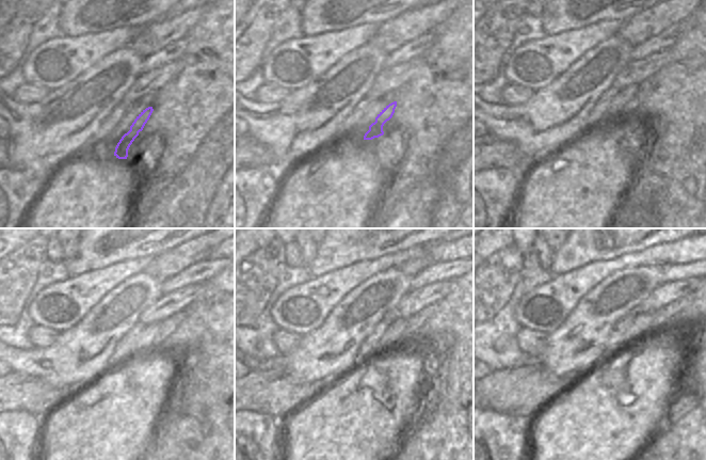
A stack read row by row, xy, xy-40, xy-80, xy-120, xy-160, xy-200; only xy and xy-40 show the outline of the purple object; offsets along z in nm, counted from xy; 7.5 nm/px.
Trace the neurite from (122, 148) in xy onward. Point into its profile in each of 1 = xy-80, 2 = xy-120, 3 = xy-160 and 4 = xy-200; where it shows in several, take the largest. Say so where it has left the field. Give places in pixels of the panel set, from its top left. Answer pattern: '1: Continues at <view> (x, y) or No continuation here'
1: Continues at xy-80 (623, 117)
2: Continues at xy-120 (169, 326)
3: Continues at xy-160 (416, 321)
4: Continues at xy-200 (662, 315).

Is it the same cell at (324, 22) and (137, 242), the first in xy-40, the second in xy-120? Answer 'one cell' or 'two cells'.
one cell

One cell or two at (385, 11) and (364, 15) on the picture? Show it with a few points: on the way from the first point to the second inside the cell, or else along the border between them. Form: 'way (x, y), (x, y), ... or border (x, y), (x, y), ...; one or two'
way (380, 11), (369, 11); one

